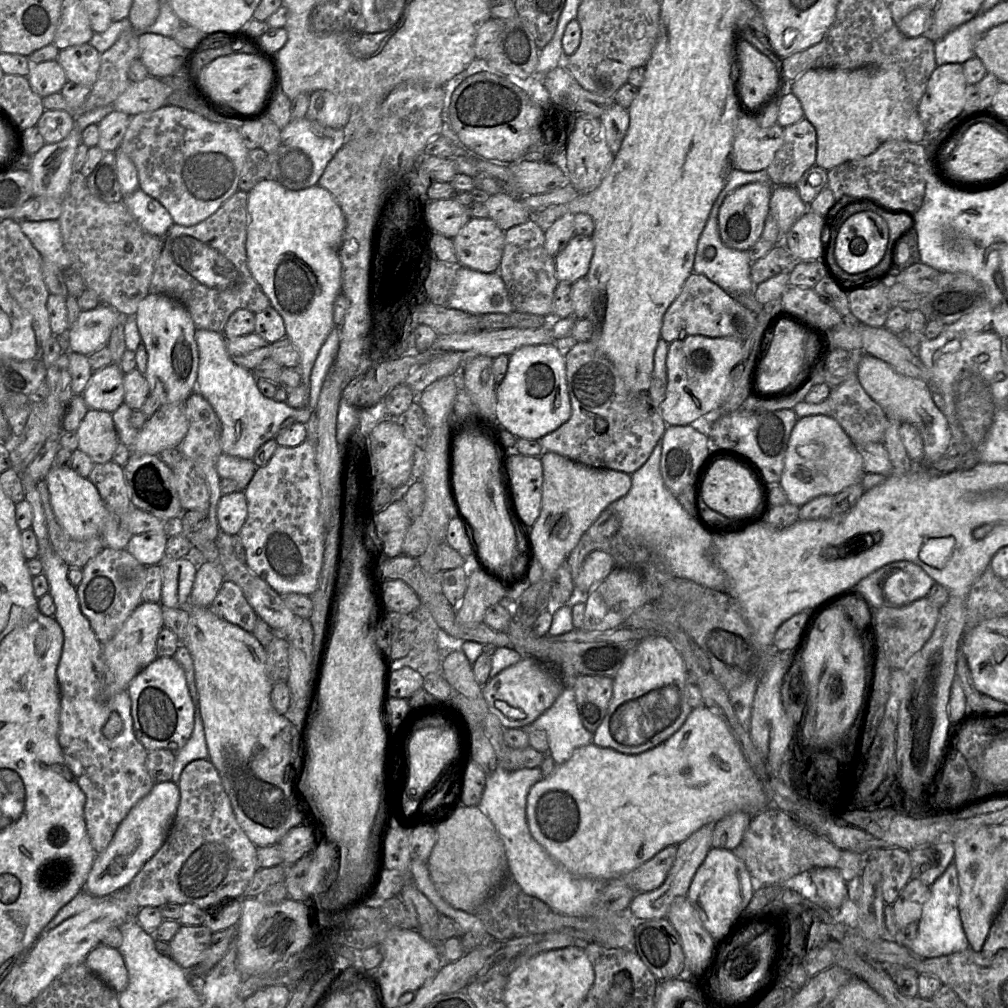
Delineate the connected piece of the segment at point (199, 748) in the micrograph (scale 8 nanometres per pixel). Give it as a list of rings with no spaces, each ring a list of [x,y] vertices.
[[[200,704],[196,705],[196,718],[194,729],[187,743],[178,753],[175,753],[176,760],[171,781],[178,784],[183,769],[192,761],[208,759],[208,748],[205,739],[205,732],[200,712]]]

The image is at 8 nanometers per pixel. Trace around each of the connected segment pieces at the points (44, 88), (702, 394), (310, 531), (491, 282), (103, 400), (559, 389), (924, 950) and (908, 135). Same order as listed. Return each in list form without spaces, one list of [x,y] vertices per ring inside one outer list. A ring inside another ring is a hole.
[[[56,60],[30,64],[29,74],[26,76],[32,91],[44,98],[60,92],[68,81],[63,68]]]
[[[690,335],[671,342],[666,358],[666,396],[661,404],[666,425],[690,425],[719,408],[732,392],[732,370],[742,359],[743,342],[737,338]]]
[[[306,439],[295,447],[278,446],[270,461],[257,468],[244,494],[248,516],[238,536],[246,551],[246,565],[280,595],[312,595],[318,587],[324,555],[313,445]]]
[[[459,266],[446,307],[473,315],[510,314],[514,306],[499,272],[482,273]]]
[[[110,365],[92,373],[82,393],[89,409],[113,413],[124,403],[124,373],[119,365]]]
[[[553,344],[523,346],[509,356],[504,379],[496,387],[495,420],[517,438],[540,440],[571,416],[565,354]]]
[[[954,862],[930,886],[930,890],[930,898],[924,904],[922,916],[919,920],[919,931],[915,939],[905,939],[903,932],[896,925],[893,906],[890,904],[886,904],[884,908],[884,923],[887,929],[887,938],[880,939],[894,939],[897,943],[910,947],[915,954],[923,959],[935,958],[969,948],[969,942],[959,914],[960,889],[958,871]]]
[[[812,69],[790,84],[788,92],[792,92],[799,99],[804,118],[812,123],[817,132],[816,165],[827,171],[847,161],[866,157],[887,141],[922,143],[925,139],[925,127],[918,112],[918,105],[911,99],[899,69]]]

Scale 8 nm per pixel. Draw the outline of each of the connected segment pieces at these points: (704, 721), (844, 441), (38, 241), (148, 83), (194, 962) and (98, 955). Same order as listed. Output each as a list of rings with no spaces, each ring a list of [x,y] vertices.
[[[702,706],[691,711],[677,732],[645,752],[627,755],[592,742],[578,748],[552,775],[531,787],[526,816],[534,840],[566,870],[609,881],[641,866],[663,848],[680,844],[706,824],[737,811],[755,816],[768,806],[772,802],[767,786],[745,758],[728,725]]]
[[[817,414],[797,420],[788,441],[779,482],[788,502],[801,507],[818,496],[835,495],[861,481],[864,474],[863,458],[857,446],[833,417]]]
[[[58,220],[19,222],[22,232],[32,245],[61,271],[72,266],[71,259],[65,250]]]
[[[149,75],[143,81],[130,83],[113,105],[115,110],[134,116],[168,105],[169,95],[170,89],[161,79]]]
[[[181,925],[178,932],[171,941],[169,941],[172,959],[185,970],[197,967],[203,958],[203,952],[210,945],[212,933],[213,932],[204,925]]]
[[[99,944],[84,959],[87,967],[117,993],[129,983],[124,957],[119,949]]]

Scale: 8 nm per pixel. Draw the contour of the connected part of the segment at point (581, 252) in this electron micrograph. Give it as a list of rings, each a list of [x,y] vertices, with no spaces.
[[[575,234],[555,257],[555,272],[559,282],[573,284],[587,275],[594,253],[591,236]]]

